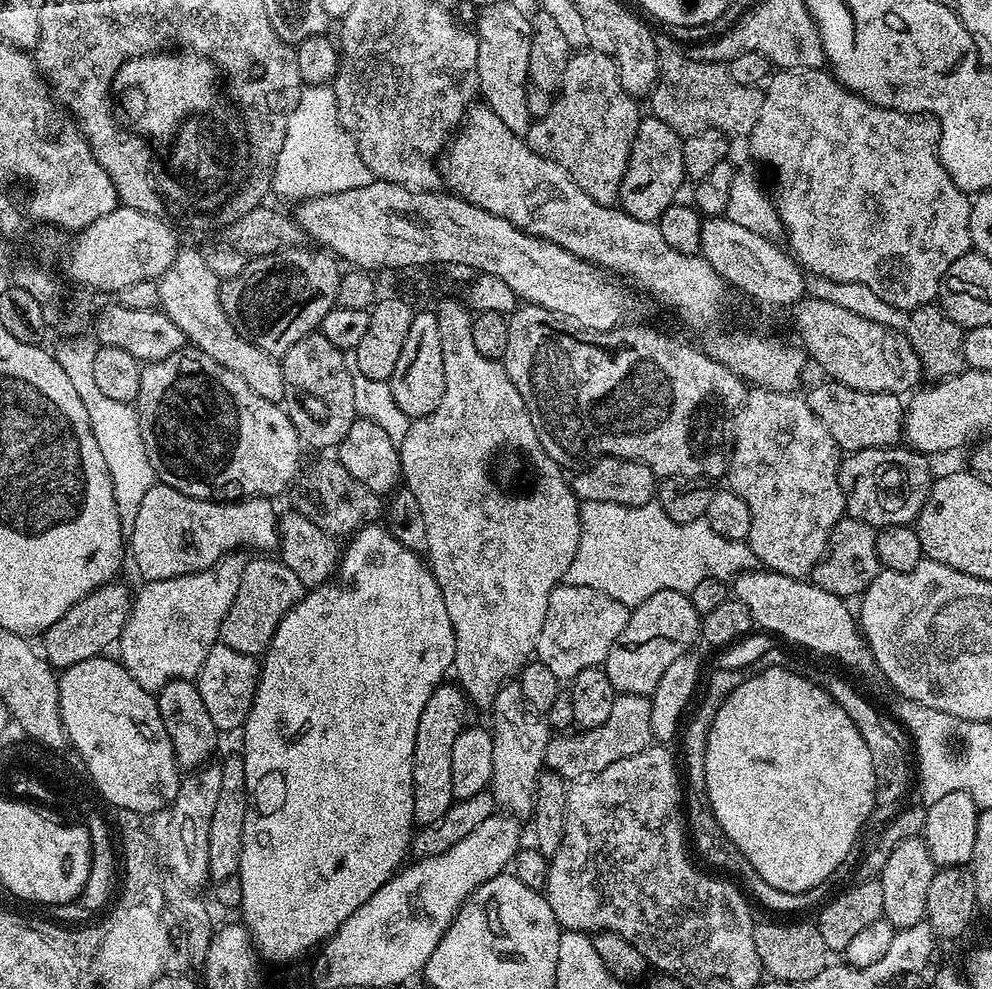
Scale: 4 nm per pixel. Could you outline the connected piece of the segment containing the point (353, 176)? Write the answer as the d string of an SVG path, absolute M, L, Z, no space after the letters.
M322 84L305 87L298 98L298 106L294 106L294 114L290 114L286 142L282 142L276 167L272 169L272 192L291 202L299 202L315 196L358 190L371 184L373 179L354 138L342 126L335 91Z

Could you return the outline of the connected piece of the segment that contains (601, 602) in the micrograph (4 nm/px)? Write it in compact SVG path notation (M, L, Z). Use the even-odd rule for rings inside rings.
M561 582L550 594L542 634L538 634L535 659L540 660L562 682L571 681L582 670L603 665L610 654L610 646L626 630L630 608L608 594L588 586Z

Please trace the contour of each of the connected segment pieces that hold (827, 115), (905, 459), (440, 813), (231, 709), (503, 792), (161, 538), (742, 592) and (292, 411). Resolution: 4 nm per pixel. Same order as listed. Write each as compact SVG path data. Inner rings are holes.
M786 68L777 71L775 75L769 79L766 87L763 89L764 101L762 102L762 114L758 114L758 122L754 126L750 137L752 143L752 152L760 160L765 160L770 167L776 171L776 188L780 193L775 193L774 199L776 201L776 209L780 212L780 223L786 229L786 236L788 232L788 244L791 255L805 269L813 268L817 273L817 277L825 280L834 280L838 284L861 284L870 289L874 294L878 294L878 298L882 298L884 302L890 302L890 306L899 308L901 310L911 310L920 308L923 304L931 304L940 295L940 286L944 283L944 276L950 270L950 266L954 266L954 262L958 262L958 258L962 258L972 248L972 239L970 238L970 214L972 210L972 200L962 191L954 181L950 178L950 174L946 174L946 170L940 161L940 122L935 116L931 114L923 114L924 116L907 116L907 111L901 110L896 106L885 106L883 104L871 104L863 96L848 91L840 85L835 76L829 74L827 71L819 68Z
M908 446L847 453L840 461L840 485L847 515L877 530L899 524L911 525L926 506L934 479L934 473L924 460L927 459L921 453Z
M445 682L426 698L426 706L422 706L422 718L418 718L418 734L414 738L414 758L412 759L412 789L414 790L415 823L436 824L450 810L454 802L454 785L451 776L451 755L454 740L466 727L464 715L470 709L464 689L455 683Z
M223 642L216 643L210 654L206 654L206 662L202 662L202 670L194 677L194 683L198 694L202 694L206 714L210 714L217 730L224 733L232 732L235 728L236 731L243 729L244 721L252 709L259 680L260 664L257 657L230 650L230 646L226 646Z
M509 682L498 690L492 712L491 736L493 738L493 774L490 779L490 791L493 800L505 813L531 813L536 795L536 779L545 767L544 755L550 739L550 725L534 706L522 694L519 683Z
M158 482L150 486L150 491L142 498L142 506L138 506L138 514L134 518L134 526L130 533L130 560L136 563L136 568L144 575L145 581L178 578L201 572L214 567L233 550L240 550L243 544L250 543L256 536L256 523L259 520L261 546L275 549L278 544L278 512L272 509L273 501L268 498L259 501L260 516L252 504L255 503L199 500Z
M755 570L741 572L731 581L731 591L735 599L746 606L752 615L752 623L757 629L765 628L792 644L801 644L820 656L833 656L852 668L872 668L872 652L857 617L847 608L839 596L822 590L804 578L784 576L781 572Z
M319 330L311 332L306 338L298 338L290 350L282 357L284 369L283 407L294 422L301 441L312 448L335 449L346 438L346 430L357 420L354 406L354 382L350 382L350 370L346 370L346 358L338 346L330 343Z

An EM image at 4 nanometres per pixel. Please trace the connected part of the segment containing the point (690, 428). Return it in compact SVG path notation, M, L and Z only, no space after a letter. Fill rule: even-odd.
M530 303L517 307L508 316L510 338L502 363L510 382L522 394L542 450L561 466L580 466L599 457L616 456L645 464L657 478L723 477L728 471L726 449L734 432L734 417L744 407L745 381L726 370L707 351L699 352L656 328L630 324L608 332L593 332L573 326L541 304Z

